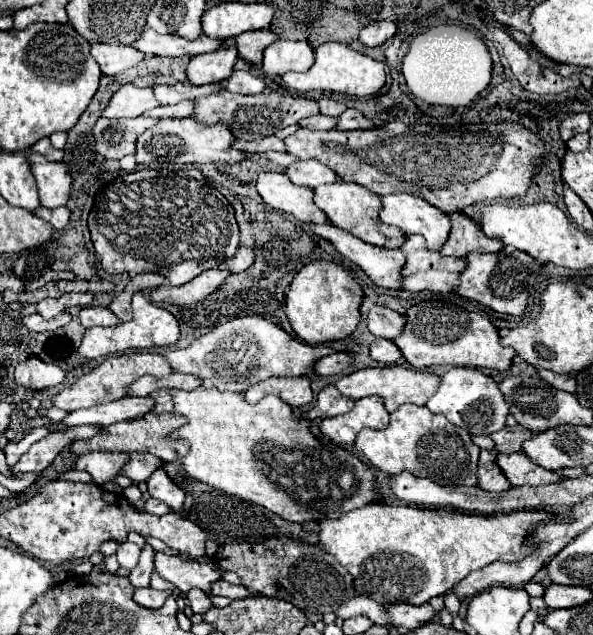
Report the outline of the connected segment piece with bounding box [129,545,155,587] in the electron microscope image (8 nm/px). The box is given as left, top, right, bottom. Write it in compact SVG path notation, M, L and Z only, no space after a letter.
M149 545L141 551L139 565L129 575L133 587L150 587L151 571L153 571L153 555L155 555L155 551Z

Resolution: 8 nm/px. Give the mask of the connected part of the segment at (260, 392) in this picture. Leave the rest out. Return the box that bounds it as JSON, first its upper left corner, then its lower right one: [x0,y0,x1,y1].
[245,377,313,407]

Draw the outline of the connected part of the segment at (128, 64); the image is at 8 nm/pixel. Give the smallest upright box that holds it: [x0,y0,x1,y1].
[91,43,145,75]

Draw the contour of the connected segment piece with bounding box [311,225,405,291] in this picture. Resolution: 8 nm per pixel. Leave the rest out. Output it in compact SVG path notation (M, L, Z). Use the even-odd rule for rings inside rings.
M311 225L311 229L323 239L331 241L343 257L359 265L375 285L393 291L403 289L401 267L405 265L405 255L399 249L391 251L383 247L373 247L335 225Z

